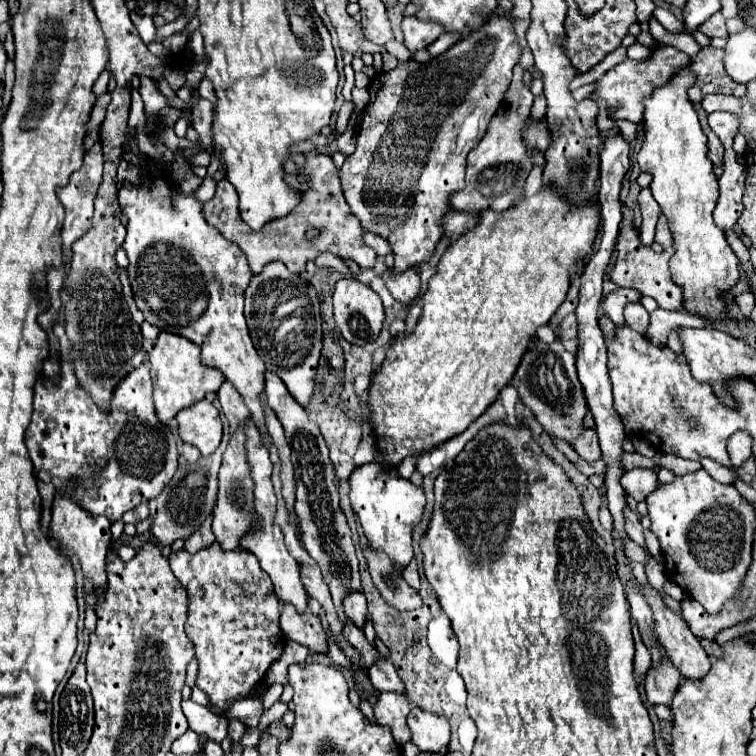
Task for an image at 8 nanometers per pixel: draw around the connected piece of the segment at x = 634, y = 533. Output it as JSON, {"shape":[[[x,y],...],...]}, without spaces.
{"shape":[[[628,509],[628,513],[626,513],[626,531],[628,531],[628,537],[630,537],[636,545],[640,545],[642,549],[646,549],[642,525],[640,525],[640,515],[638,515],[638,513],[632,513],[630,509]]]}

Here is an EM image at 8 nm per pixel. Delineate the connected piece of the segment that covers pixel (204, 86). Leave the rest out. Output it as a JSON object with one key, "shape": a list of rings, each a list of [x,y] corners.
{"shape":[[[203,79],[200,82],[197,94],[203,98],[208,99],[213,105],[216,104],[216,96],[214,93],[214,87],[208,79]]]}

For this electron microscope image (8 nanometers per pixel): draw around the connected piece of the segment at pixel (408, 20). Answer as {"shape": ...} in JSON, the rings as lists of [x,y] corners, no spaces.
{"shape":[[[404,17],[402,29],[404,29],[404,45],[408,47],[410,53],[426,49],[434,39],[438,39],[438,35],[444,33],[442,25],[422,23],[416,17]]]}

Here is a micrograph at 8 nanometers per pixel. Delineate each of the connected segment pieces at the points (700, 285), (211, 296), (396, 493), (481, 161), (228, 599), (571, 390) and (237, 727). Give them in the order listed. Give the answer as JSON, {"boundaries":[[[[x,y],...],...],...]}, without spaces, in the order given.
{"boundaries":[[[[680,67],[672,79],[668,83],[664,83],[662,87],[654,89],[650,95],[646,95],[642,99],[644,103],[644,143],[642,149],[638,153],[638,165],[642,167],[642,171],[652,175],[652,195],[654,199],[660,203],[662,213],[668,219],[672,237],[674,237],[674,247],[676,253],[670,261],[670,271],[672,271],[672,279],[684,289],[684,307],[688,311],[694,311],[698,315],[708,315],[708,317],[722,317],[724,315],[724,301],[720,299],[720,295],[730,289],[738,277],[740,277],[740,269],[738,269],[738,257],[732,251],[732,247],[726,241],[726,235],[722,229],[718,229],[714,225],[712,219],[712,211],[716,207],[718,201],[718,179],[714,177],[712,171],[712,161],[706,157],[708,155],[708,139],[698,123],[698,113],[694,109],[694,103],[688,97],[688,89],[696,83],[696,73],[690,71],[690,67]]],[[[130,139],[124,151],[124,159],[136,167],[138,159],[138,171],[140,171],[140,185],[124,183],[118,191],[118,201],[122,207],[122,213],[128,217],[126,225],[126,241],[124,251],[128,255],[128,277],[134,293],[134,301],[138,309],[144,313],[144,319],[150,325],[156,325],[160,331],[176,333],[180,337],[190,339],[202,349],[202,361],[206,365],[218,367],[228,381],[234,383],[238,393],[242,395],[246,407],[250,409],[252,421],[256,423],[264,445],[274,451],[272,439],[268,437],[268,431],[264,429],[264,411],[260,405],[260,395],[264,391],[264,363],[258,357],[256,349],[252,347],[246,319],[244,319],[244,289],[250,283],[252,271],[246,263],[244,253],[236,243],[230,243],[224,239],[224,235],[208,225],[204,217],[204,203],[196,199],[196,193],[182,193],[178,187],[174,187],[172,179],[168,177],[166,169],[144,155],[138,147],[136,139]]],[[[366,463],[356,467],[350,475],[350,503],[360,519],[370,549],[388,555],[396,569],[404,569],[414,557],[412,527],[420,521],[422,509],[426,505],[422,487],[402,479],[396,469],[392,473],[380,473],[376,463]]],[[[516,65],[514,79],[512,79],[510,89],[504,95],[502,107],[492,117],[490,127],[488,127],[486,135],[482,137],[482,141],[478,143],[478,147],[474,147],[468,153],[466,185],[464,185],[464,189],[450,195],[452,211],[466,211],[466,213],[474,213],[480,209],[504,211],[504,209],[508,209],[508,205],[514,205],[522,197],[526,177],[532,169],[532,163],[530,163],[528,151],[524,149],[524,143],[520,141],[520,129],[522,129],[526,117],[530,115],[532,101],[534,101],[534,95],[524,85],[524,69],[522,69],[522,65]]],[[[210,545],[198,553],[176,551],[168,557],[170,569],[188,591],[188,621],[186,635],[196,645],[196,659],[200,663],[196,685],[208,695],[210,703],[226,709],[230,703],[250,697],[256,683],[264,679],[268,667],[282,655],[284,635],[280,633],[280,601],[274,597],[268,575],[260,569],[258,557],[248,551],[222,551],[220,545]]],[[[554,341],[532,345],[526,357],[520,361],[518,371],[512,377],[512,385],[518,389],[520,399],[532,409],[532,413],[552,439],[574,443],[584,433],[584,417],[588,413],[588,405],[576,375],[574,355],[568,353],[562,343]]],[[[232,719],[228,725],[228,736],[232,745],[238,745],[241,738],[245,734],[245,726],[237,719]]]]}

